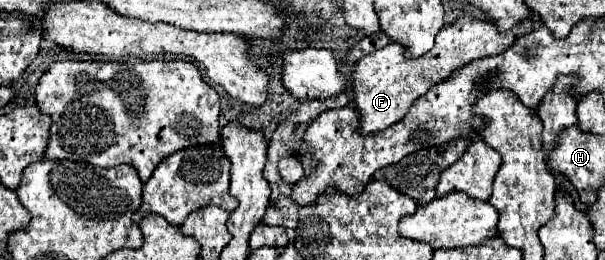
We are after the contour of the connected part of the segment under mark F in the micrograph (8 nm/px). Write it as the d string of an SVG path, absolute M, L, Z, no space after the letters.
M471 16L459 18L451 26L443 26L441 32L435 38L433 50L429 54L423 54L421 58L407 60L405 48L397 42L389 42L385 48L375 50L367 56L363 56L355 70L353 70L353 92L355 92L355 110L359 112L361 132L381 132L389 128L391 124L399 122L409 106L423 96L433 84L445 82L453 72L467 66L473 60L501 54L505 48L509 48L515 42L515 36L523 36L533 30L533 22L525 20L511 28L505 34L497 34L497 26L487 20L475 20Z

